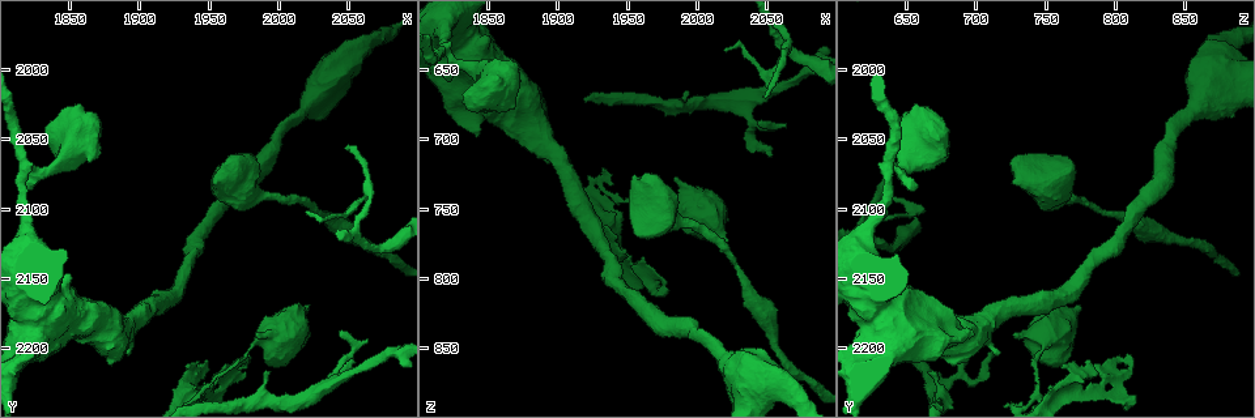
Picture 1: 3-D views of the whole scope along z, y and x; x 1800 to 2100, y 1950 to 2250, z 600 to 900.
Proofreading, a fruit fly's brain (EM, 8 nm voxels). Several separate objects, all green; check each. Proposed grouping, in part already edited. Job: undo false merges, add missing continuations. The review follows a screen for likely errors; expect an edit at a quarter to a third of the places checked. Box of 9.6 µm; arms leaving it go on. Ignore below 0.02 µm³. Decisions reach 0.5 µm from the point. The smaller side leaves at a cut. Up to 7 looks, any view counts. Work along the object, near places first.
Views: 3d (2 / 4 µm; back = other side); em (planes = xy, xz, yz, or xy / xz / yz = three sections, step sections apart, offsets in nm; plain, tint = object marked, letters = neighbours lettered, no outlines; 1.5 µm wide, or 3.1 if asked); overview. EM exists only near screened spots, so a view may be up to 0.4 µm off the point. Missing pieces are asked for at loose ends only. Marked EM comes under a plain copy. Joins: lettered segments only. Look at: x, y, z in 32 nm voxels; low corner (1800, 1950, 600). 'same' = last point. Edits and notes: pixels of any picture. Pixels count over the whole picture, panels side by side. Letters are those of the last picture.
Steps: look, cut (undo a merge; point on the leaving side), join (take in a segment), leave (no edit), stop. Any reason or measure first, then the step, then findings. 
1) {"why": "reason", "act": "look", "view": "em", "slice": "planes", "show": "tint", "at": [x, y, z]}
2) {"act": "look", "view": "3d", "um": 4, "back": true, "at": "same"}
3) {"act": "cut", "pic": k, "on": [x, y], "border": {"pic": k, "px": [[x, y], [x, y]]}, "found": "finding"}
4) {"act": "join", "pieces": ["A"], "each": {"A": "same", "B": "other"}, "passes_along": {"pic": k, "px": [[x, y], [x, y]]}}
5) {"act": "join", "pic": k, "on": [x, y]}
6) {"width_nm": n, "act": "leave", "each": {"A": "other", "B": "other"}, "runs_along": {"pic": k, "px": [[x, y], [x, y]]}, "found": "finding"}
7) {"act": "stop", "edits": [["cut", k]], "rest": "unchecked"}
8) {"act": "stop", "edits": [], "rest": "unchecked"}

{"why": "branch stops here", "act": "look", "view": "3d", "um": 4, "at": [2018, 2102, 636]}

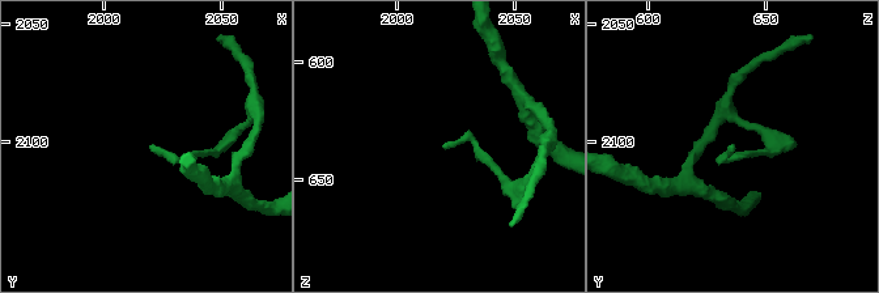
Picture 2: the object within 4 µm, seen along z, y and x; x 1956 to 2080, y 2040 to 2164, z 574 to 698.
{"act": "look", "view": "em", "slice": "planes", "show": "letters", "at": [2019, 2102, 636]}

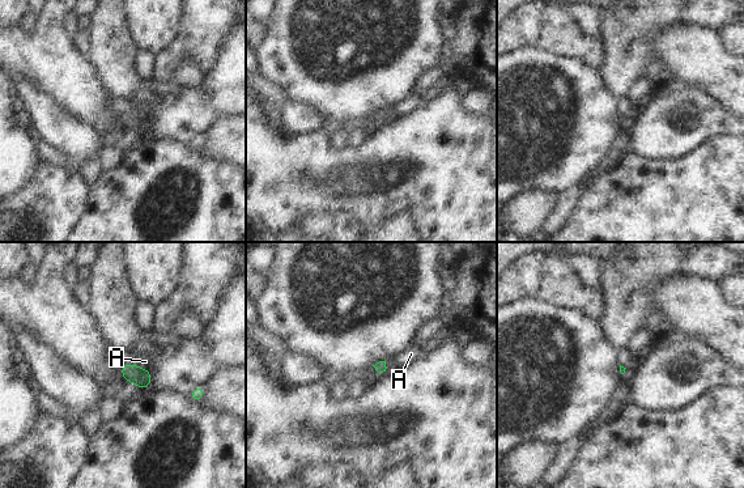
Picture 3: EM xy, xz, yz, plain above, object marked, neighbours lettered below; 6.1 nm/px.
{"act": "leave", "each": {"A": "other"}, "border": {"pic": 3, "px": [[126, 363], [132, 363], [148, 370]]}, "found": "none of them fits"}

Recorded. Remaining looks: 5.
{"why": "tapers out", "act": "look", "view": "em", "slice": "planes", "show": "letters", "at": [2050, 2054, 668]}

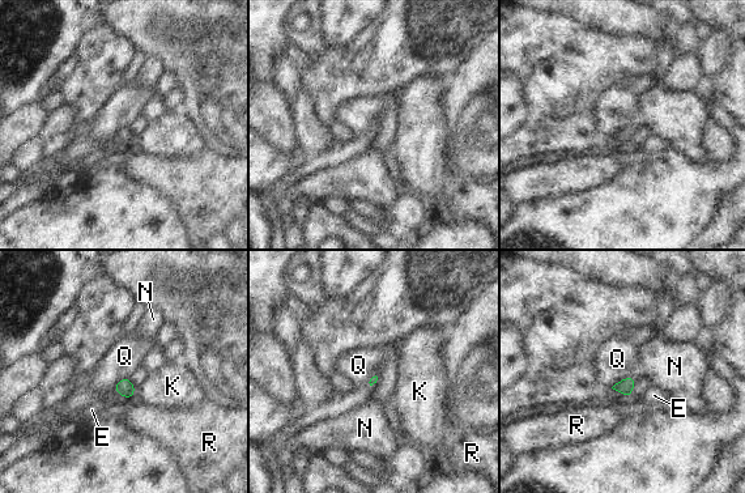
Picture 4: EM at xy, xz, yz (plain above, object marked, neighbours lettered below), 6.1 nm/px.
{"act": "leave", "each": {"E": "other", "K": "other", "N": "other", "Q": "other", "R": "other"}, "border": {"pic": 4, "px": [[634, 375], [620, 379], [612, 387]]}, "found": "no lettered segment goes on from it"}

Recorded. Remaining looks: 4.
{"why": "an open end", "act": "look", "view": "em", "slice": "yz", "step": 4, "show": "tint", "at": [1820, 2088, 654]}

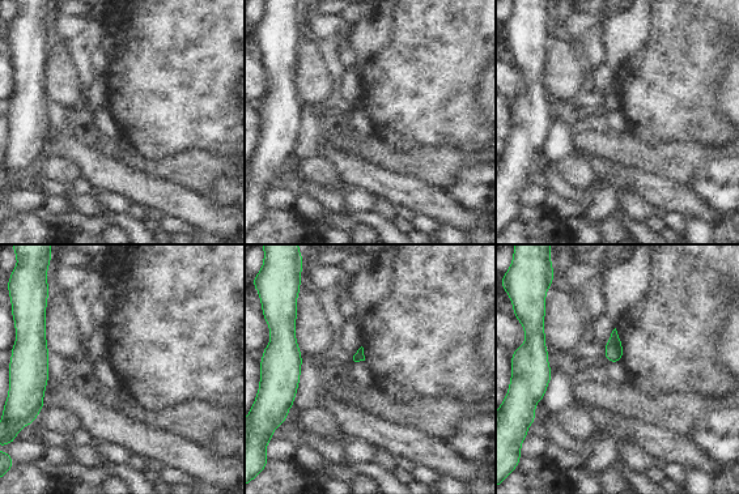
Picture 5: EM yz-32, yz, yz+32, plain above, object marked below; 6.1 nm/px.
{"why": "another direction", "act": "look", "view": "em", "slice": "planes", "show": "tint", "at": "same"}

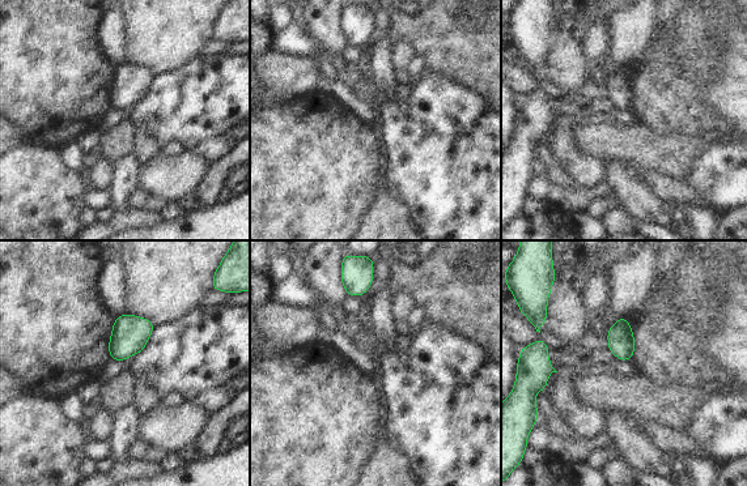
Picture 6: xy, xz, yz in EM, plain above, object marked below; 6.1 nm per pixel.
{"why": "what lies round it", "act": "look", "view": "em", "slice": "planes", "show": "letters", "at": "same"}

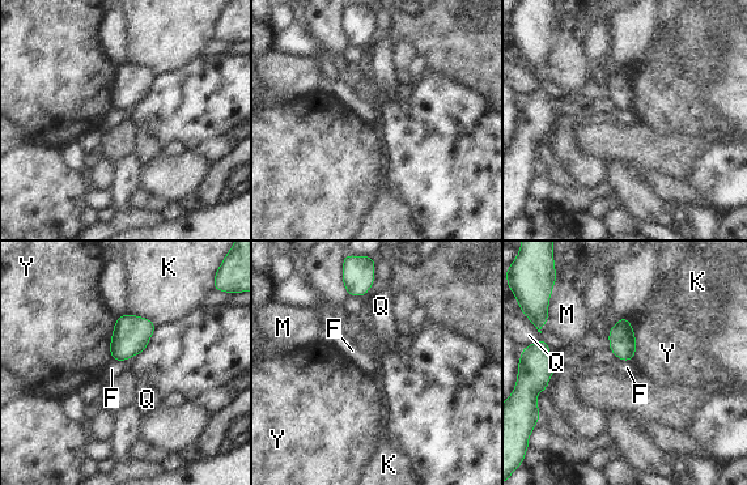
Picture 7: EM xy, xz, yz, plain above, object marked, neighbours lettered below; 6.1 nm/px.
{"longest_contact_nm": ["Y", 260], "act": "leave", "each": {"F": "other", "K": "other", "M": "other", "Q": "other", "Y": "other"}, "border": {"pic": 7, "px": [[111, 357], [122, 362]]}, "found": "no lettered segment goes on from it"}

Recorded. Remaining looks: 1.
{"act": "stop", "edits": [], "rest": "unchecked"}

